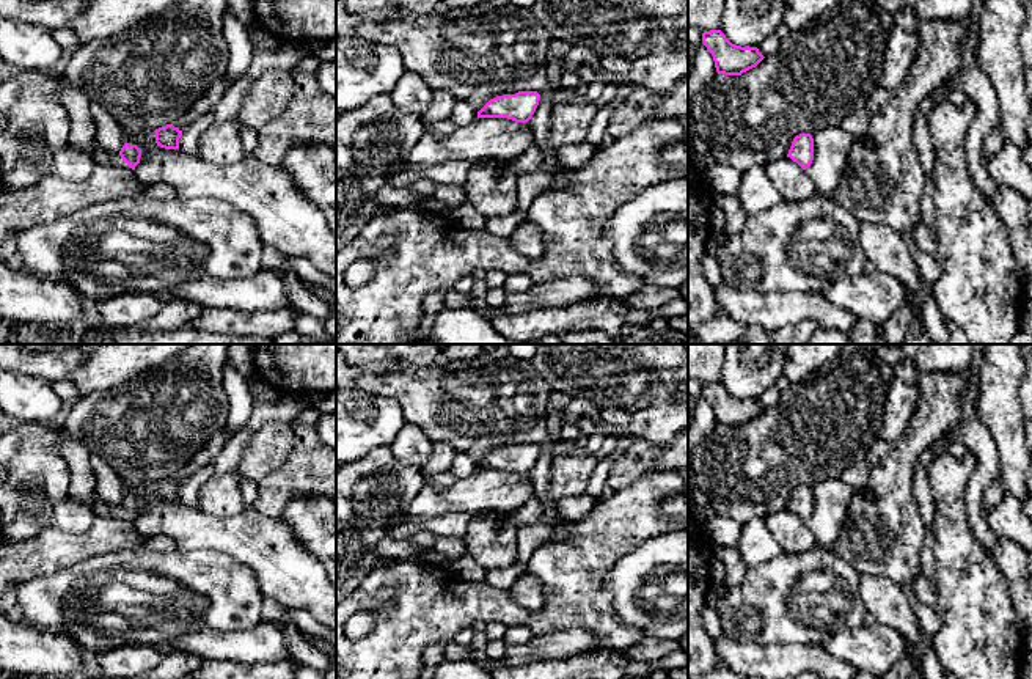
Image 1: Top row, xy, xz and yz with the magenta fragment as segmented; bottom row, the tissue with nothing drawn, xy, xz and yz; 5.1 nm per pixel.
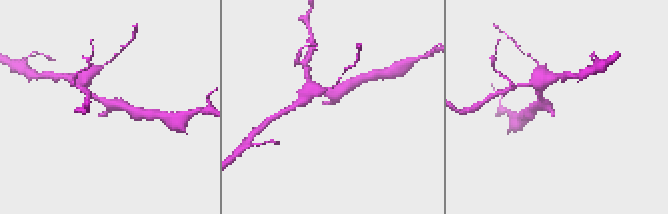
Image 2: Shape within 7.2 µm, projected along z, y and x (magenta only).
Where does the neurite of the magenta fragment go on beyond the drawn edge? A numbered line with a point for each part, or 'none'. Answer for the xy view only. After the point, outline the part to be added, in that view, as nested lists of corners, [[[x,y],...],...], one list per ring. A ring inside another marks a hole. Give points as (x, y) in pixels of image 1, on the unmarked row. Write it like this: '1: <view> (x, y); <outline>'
1: xy (101, 508); [[[101,497],[94,500],[91,508],[96,516],[116,517],[119,520],[130,520],[119,508],[119,505],[107,505]]]

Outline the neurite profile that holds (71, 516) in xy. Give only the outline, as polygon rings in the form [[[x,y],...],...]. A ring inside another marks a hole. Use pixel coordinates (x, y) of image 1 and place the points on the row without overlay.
[[[66,497],[53,505],[55,527],[66,533],[83,534],[94,523],[94,511],[74,497]]]

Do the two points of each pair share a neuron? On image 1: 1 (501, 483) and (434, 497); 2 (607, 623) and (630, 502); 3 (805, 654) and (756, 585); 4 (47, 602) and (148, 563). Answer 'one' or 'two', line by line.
1: one
2: one
3: two
4: one

